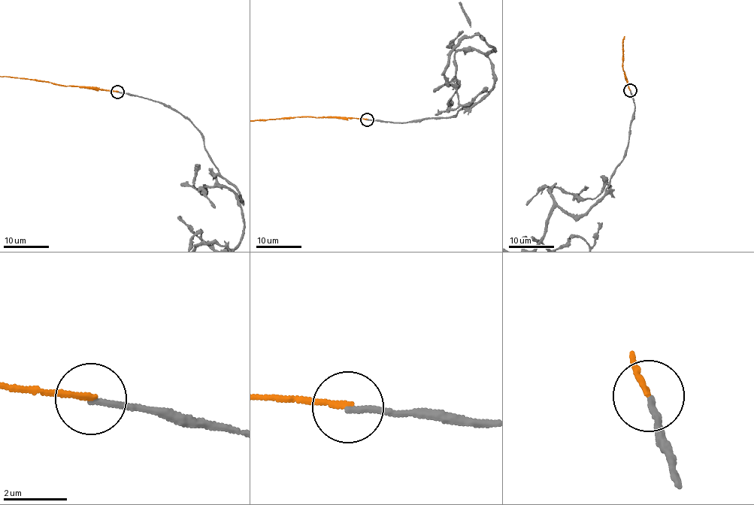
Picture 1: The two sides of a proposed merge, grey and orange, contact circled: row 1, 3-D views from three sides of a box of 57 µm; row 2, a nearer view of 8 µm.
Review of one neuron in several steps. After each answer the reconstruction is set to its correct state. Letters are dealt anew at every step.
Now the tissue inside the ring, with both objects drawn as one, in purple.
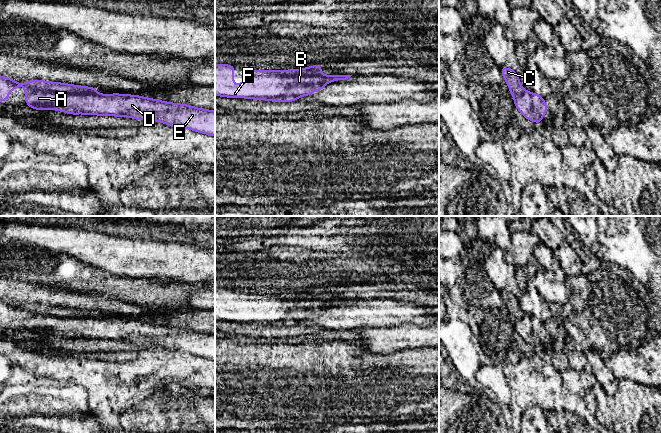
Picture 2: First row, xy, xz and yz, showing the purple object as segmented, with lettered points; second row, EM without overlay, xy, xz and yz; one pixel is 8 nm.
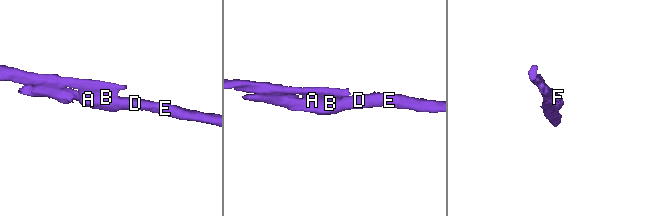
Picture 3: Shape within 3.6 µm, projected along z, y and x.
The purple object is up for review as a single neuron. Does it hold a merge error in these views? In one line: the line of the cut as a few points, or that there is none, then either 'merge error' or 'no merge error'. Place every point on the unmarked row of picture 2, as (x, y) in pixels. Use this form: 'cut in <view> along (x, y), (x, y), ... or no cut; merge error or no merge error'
cut in xy along (23, 307), (38, 313), (96, 318); merge error

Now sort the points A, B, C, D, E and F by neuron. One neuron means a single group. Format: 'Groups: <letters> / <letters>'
Groups: A B D E F / C

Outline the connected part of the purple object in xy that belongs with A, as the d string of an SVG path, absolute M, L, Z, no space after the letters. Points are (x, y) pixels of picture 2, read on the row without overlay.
M0 300L0 326L8 325L9 317L18 310L25 312L25 327L31 333L58 334L72 339L100 339L129 341L136 344L153 344L171 351L181 351L215 361L215 335L197 332L191 329L170 327L139 319L128 318L94 318L88 316L58 317L50 314L30 312L10 302Z

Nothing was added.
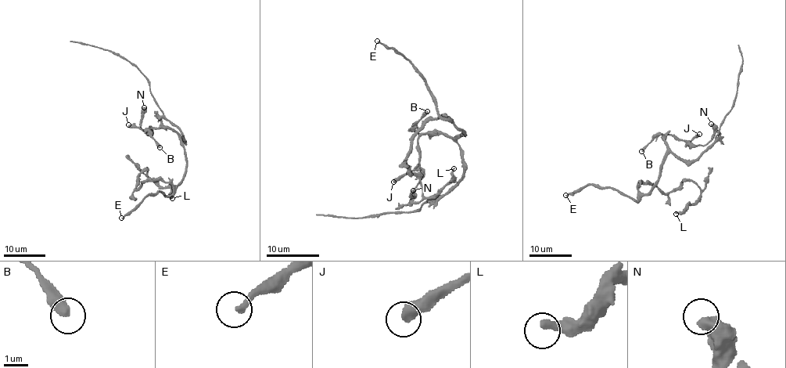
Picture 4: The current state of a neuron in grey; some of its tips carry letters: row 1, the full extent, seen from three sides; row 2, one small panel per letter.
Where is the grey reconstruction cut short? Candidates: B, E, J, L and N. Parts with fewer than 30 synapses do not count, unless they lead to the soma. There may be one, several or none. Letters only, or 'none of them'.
none of them

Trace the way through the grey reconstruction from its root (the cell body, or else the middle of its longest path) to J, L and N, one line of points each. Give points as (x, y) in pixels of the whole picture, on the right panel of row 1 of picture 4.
J: (665, 158), (663, 135), (672, 134), (688, 142), (699, 134)
L: (665, 158), (655, 187), (638, 189), (647, 182), (668, 193), (693, 182), (699, 196), (676, 214)
N: (665, 158), (663, 135), (672, 134), (694, 145), (704, 146), (713, 134), (711, 124)

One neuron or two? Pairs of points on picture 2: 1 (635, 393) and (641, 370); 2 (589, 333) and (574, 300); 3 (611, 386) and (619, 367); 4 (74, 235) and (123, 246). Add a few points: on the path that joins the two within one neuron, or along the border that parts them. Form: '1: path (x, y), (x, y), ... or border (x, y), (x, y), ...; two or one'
1: border (620, 379), (628, 379), (650, 387); two
2: path (581, 325), (578, 320), (577, 308); one
3: border (604, 361), (606, 366), (619, 380); two
4: path (86, 245), (111, 246); one

